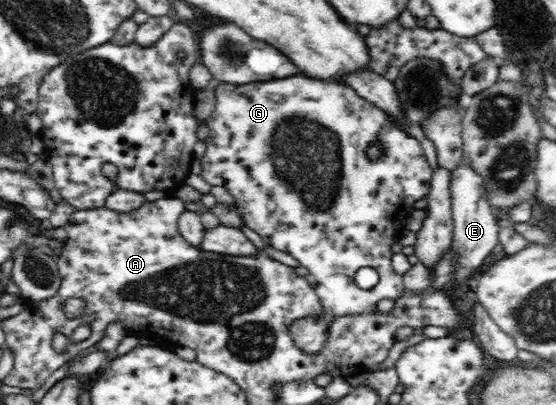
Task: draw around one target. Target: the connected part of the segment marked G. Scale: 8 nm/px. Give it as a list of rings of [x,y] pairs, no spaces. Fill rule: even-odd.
[[[293,74],[289,77],[269,78],[268,80],[255,80],[248,82],[227,82],[220,81],[214,89],[215,109],[214,113],[205,121],[209,128],[210,138],[207,140],[207,153],[202,158],[203,171],[201,176],[211,186],[223,186],[229,189],[248,227],[258,233],[265,242],[271,244],[275,249],[291,254],[301,265],[309,269],[309,279],[315,285],[319,294],[321,307],[318,313],[299,317],[289,323],[287,330],[293,345],[308,354],[321,351],[329,337],[331,337],[331,325],[337,319],[341,319],[344,313],[357,313],[363,310],[374,310],[377,308],[377,301],[383,298],[393,299],[397,297],[403,289],[402,276],[397,275],[391,267],[390,256],[393,255],[391,245],[398,239],[400,233],[405,230],[405,223],[413,210],[415,201],[424,197],[429,189],[429,181],[432,177],[431,163],[427,161],[427,155],[423,151],[423,145],[419,139],[411,137],[402,131],[391,119],[387,117],[386,111],[376,103],[368,101],[367,98],[357,94],[355,88],[346,84],[341,79],[317,78],[302,74]],[[377,150],[377,154],[371,156],[370,152]],[[363,267],[372,267],[377,273],[377,283],[363,289],[355,281],[355,273]]]

